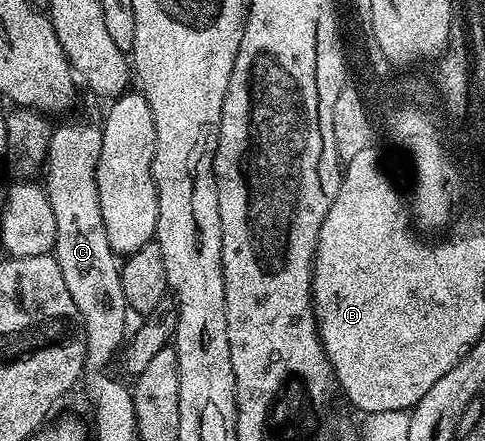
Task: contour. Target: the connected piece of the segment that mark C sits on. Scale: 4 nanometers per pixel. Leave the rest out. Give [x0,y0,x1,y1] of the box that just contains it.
[44,123,128,370]

